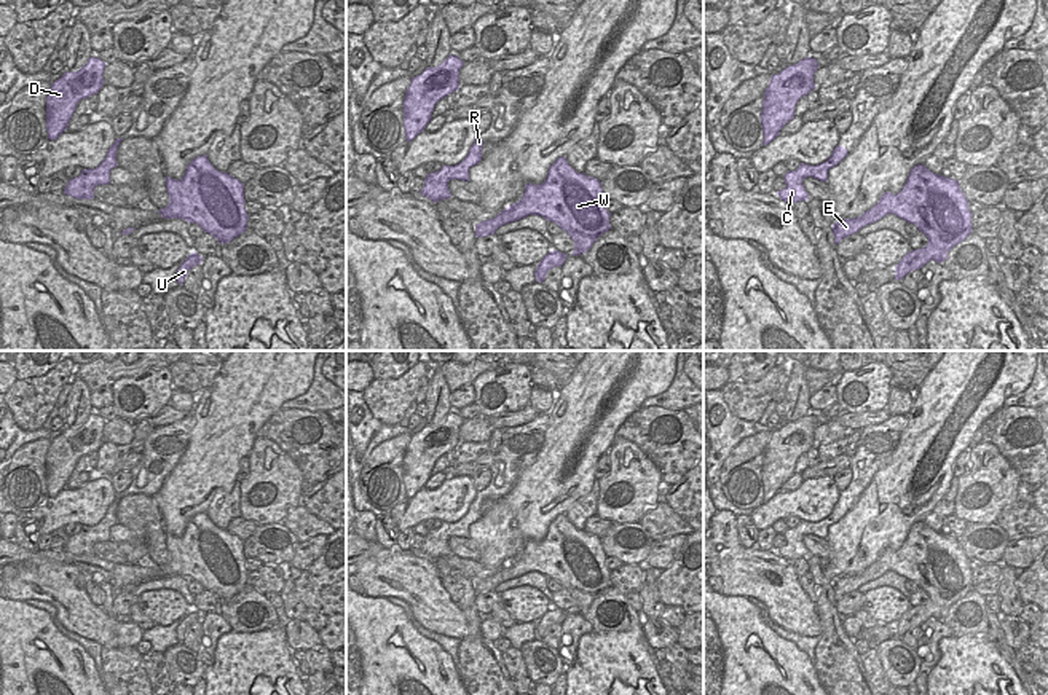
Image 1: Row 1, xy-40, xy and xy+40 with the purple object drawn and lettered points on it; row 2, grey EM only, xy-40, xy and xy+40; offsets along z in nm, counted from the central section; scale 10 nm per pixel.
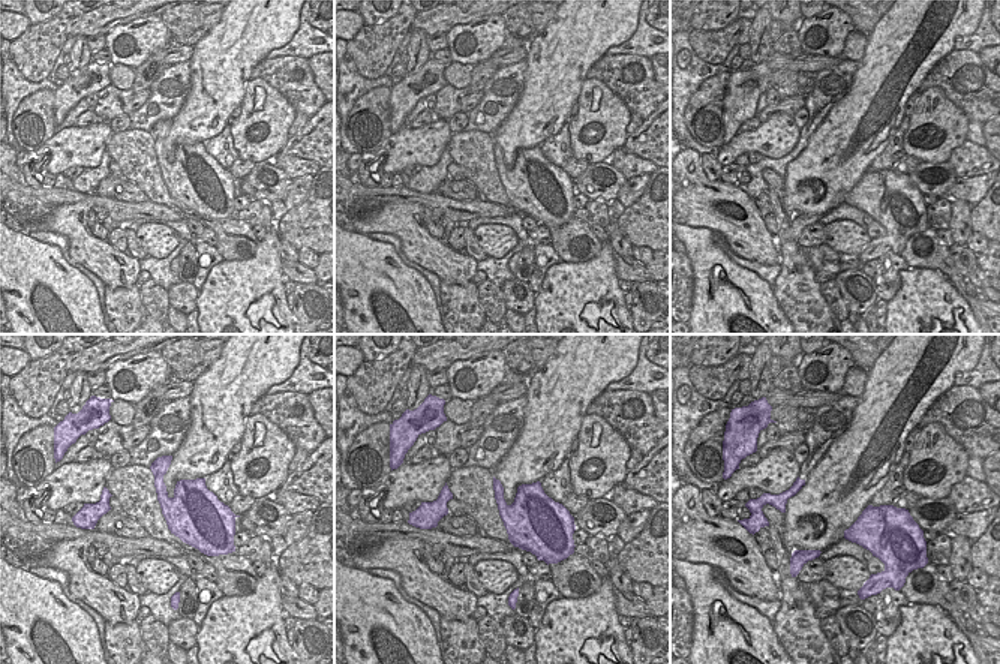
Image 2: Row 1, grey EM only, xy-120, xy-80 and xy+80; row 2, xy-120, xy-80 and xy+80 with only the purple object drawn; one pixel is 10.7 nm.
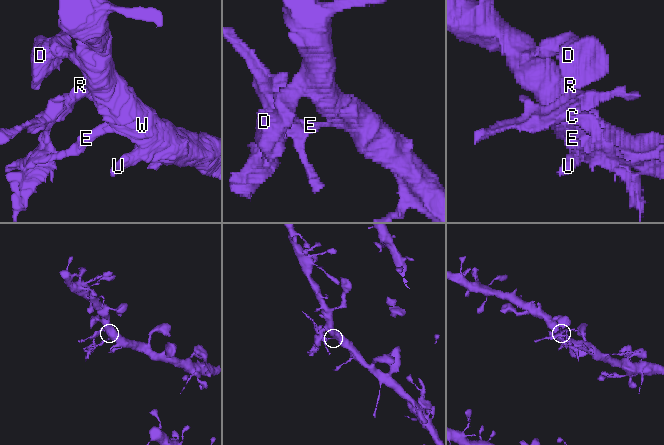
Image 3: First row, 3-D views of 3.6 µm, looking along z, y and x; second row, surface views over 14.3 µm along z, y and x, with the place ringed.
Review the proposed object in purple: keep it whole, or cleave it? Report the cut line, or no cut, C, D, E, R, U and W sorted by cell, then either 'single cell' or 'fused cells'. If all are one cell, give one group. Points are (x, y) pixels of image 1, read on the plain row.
cut in xy along (503, 568), (506, 573), (519, 576); C E R / D U W; fused cells

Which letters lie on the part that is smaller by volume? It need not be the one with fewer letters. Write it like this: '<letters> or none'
C, E, R

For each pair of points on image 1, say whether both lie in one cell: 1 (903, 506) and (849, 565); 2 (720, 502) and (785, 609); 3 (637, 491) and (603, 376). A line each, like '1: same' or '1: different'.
1: same
2: different
3: different

